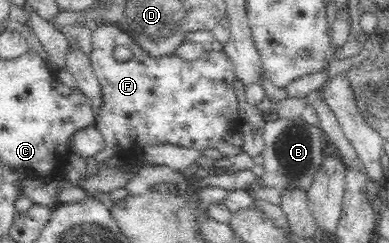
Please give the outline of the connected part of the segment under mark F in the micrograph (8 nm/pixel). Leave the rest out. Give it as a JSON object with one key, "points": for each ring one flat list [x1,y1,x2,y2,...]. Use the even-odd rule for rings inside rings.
{"points":[[101,17,92,31,92,51,89,59,103,92,103,105,95,126,104,137,105,145,95,154,97,165,105,163,109,157,121,151,135,151,155,143,170,143,203,151,218,147,227,133,241,131,243,119,233,92,234,67,224,50,215,51,207,48,200,59,189,62,173,53,153,58,142,50,132,35,128,35,123,25,116,23,116,20],[120,45,129,47,132,51,131,60,120,62,116,59,113,50]]}

